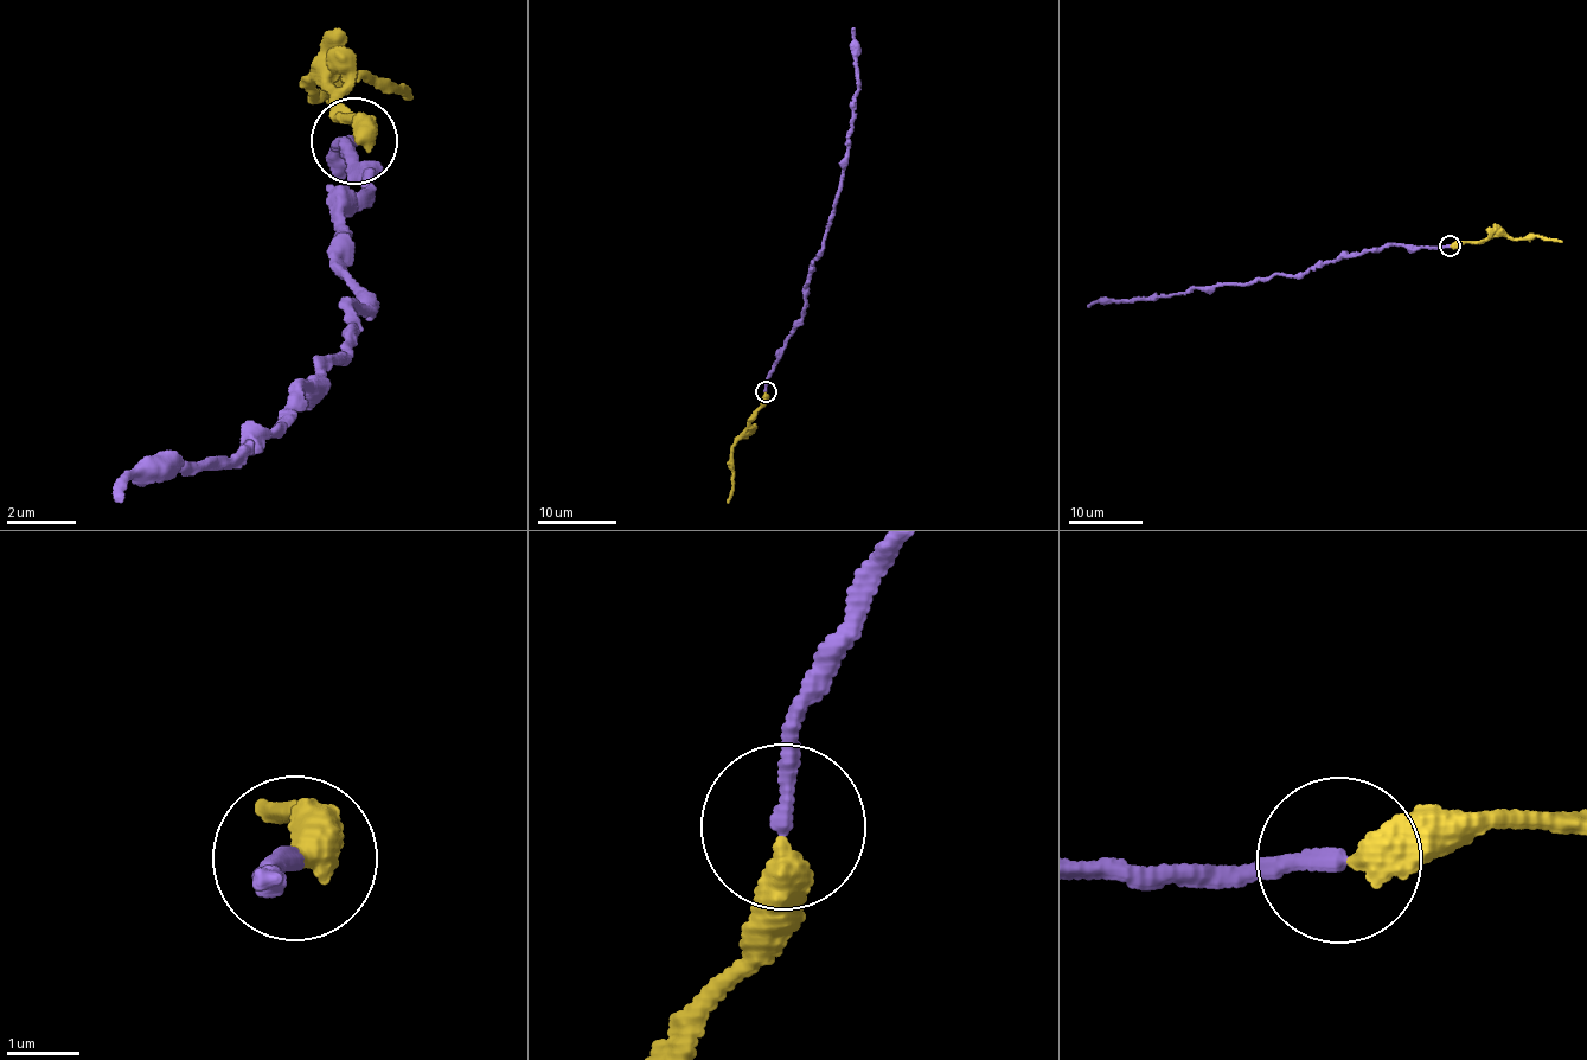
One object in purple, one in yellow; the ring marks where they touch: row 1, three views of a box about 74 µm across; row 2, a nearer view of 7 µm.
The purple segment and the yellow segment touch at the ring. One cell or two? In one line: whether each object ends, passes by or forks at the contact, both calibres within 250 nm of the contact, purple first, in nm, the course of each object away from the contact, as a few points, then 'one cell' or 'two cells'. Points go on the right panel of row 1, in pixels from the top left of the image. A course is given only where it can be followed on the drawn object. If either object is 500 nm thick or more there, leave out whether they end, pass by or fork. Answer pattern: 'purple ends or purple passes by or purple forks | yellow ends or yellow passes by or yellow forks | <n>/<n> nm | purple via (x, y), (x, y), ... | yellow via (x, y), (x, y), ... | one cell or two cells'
purple ends | yellow ends | 240/480 nm | purple via (1450, 247), (1383, 244), (1293, 276), (1274, 274), (1266, 280), (1198, 287), (1171, 295), (1093, 301), (1087, 307) | yellow via (1450, 247), (1504, 235), (1515, 238), (1542, 235), (1561, 241) | one cell

